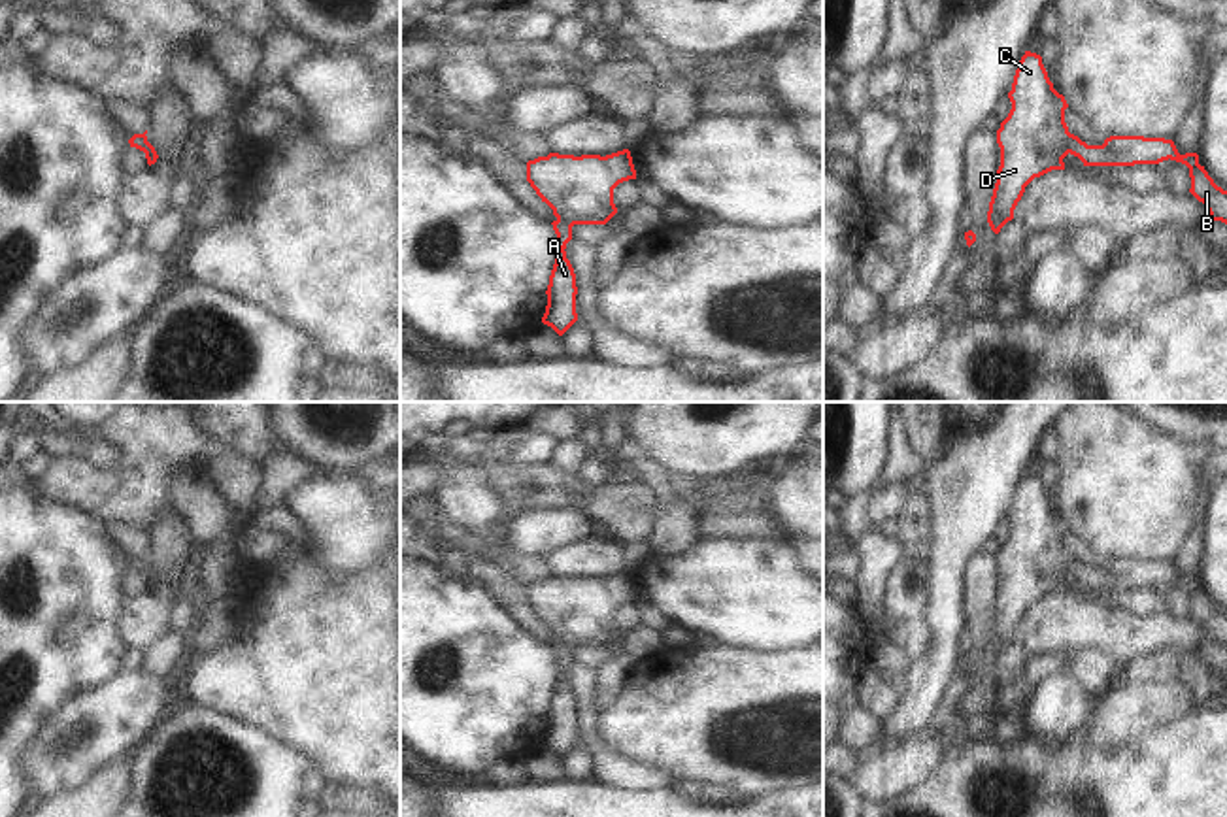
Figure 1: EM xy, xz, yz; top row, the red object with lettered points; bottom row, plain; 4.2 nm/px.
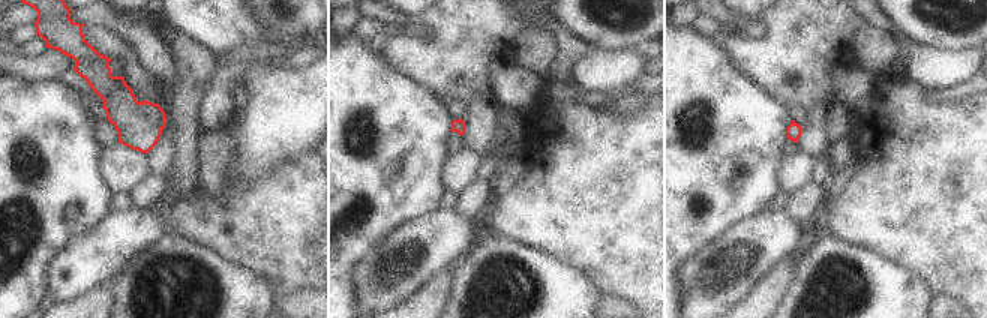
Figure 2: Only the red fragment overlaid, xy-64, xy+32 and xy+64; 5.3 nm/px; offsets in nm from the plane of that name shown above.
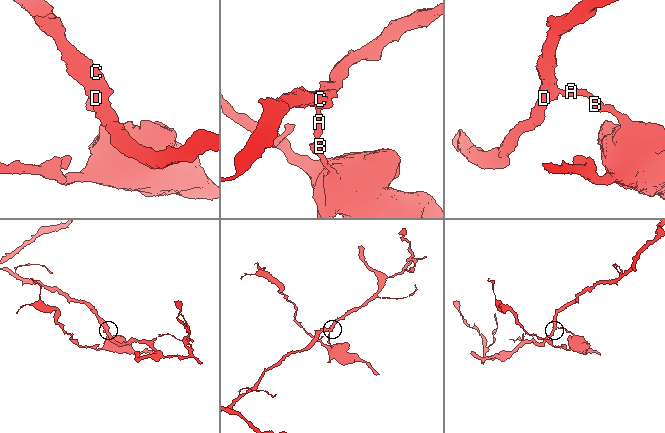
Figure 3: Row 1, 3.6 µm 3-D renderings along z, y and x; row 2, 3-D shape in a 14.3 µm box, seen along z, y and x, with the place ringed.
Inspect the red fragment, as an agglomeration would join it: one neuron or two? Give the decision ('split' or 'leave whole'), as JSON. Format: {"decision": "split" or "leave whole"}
{"decision": "split"}

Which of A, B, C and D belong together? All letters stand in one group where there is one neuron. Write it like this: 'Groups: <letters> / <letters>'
Groups: A B / C D.

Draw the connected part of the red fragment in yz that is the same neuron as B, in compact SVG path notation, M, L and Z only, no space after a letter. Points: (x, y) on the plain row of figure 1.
M1070 557L1068 575L1078 579L1084 589L1135 589L1176 583L1189 591L1189 615L1204 626L1212 643L1227 647L1227 613L1218 609L1197 575L1180 577L1172 562L1144 559L1110 559L1102 568L1087 568Z

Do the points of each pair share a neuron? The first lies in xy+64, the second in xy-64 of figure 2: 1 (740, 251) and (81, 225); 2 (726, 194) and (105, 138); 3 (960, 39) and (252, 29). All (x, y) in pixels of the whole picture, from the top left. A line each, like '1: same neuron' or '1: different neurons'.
1: different neurons
2: different neurons
3: different neurons

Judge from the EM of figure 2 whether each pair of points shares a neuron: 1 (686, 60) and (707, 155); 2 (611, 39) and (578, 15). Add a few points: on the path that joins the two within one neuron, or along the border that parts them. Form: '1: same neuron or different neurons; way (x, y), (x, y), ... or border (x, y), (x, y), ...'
1: same neuron; way (693, 84), (714, 108), (716, 131)
2: same neuron; way (603, 32), (585, 18)

